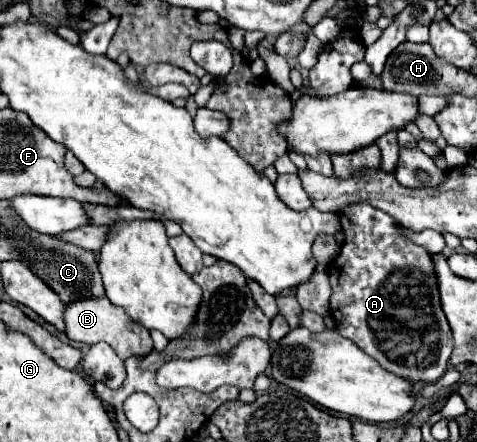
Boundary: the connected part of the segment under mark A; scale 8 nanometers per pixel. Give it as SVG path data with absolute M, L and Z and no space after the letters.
M353 203L343 209L343 231L347 235L334 270L328 270L331 284L331 315L337 331L371 355L387 371L409 381L437 381L445 369L453 349L453 337L445 313L439 305L439 291L435 285L435 271L431 269L429 251L403 239L397 223L383 211L369 203Z

